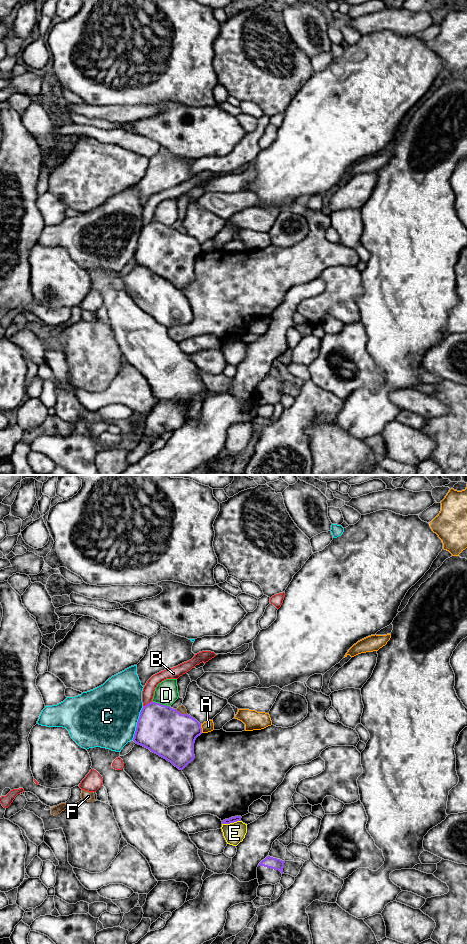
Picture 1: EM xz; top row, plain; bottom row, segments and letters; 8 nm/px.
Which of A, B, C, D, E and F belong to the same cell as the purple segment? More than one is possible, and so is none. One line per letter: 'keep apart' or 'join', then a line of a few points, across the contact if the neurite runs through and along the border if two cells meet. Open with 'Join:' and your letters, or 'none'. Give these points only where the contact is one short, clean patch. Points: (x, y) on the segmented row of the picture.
Join: none
A: keep apart; line xz (200, 724), (202, 732)
B: keep apart
C: keep apart
D: keep apart
E: keep apart; line xz (239, 820), (233, 823), (222, 824)
F: keep apart; line xz (175, 709), (186, 714)

